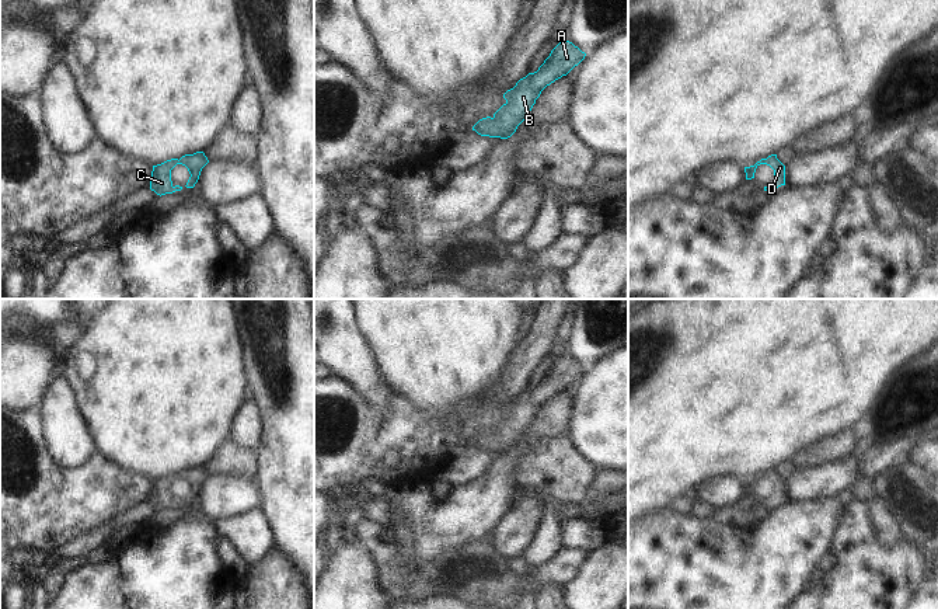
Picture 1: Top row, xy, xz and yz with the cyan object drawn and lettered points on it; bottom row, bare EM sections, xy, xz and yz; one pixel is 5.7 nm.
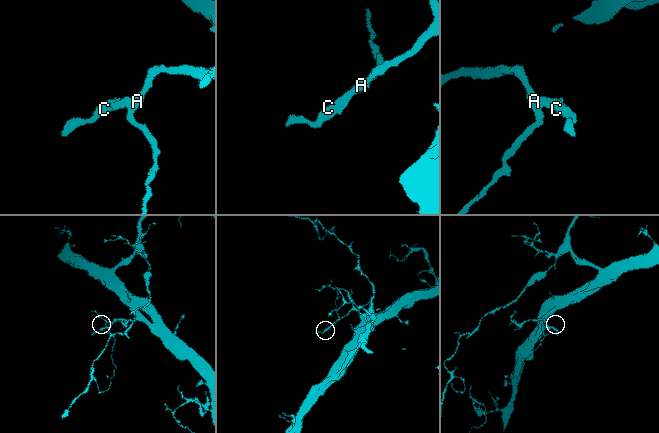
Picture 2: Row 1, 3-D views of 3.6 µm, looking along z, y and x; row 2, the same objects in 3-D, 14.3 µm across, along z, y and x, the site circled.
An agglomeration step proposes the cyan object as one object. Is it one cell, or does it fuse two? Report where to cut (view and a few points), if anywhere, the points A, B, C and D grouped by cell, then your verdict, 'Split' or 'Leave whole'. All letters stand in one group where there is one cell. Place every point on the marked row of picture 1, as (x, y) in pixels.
No split. Groups: A B C D. Leave whole.

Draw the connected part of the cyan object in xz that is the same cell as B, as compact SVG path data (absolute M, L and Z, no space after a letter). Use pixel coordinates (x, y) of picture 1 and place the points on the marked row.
M561 41L537 72L520 79L513 88L503 94L506 102L494 116L480 119L473 130L481 136L510 138L526 119L541 91L555 80L566 76L585 56L586 53L572 42Z

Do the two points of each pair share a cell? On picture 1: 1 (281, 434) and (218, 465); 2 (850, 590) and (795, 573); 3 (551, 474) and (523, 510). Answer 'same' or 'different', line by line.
1: different
2: different
3: different

